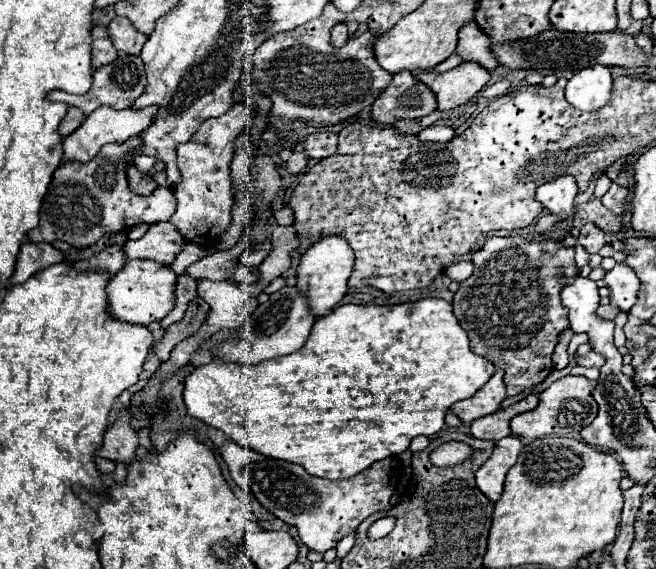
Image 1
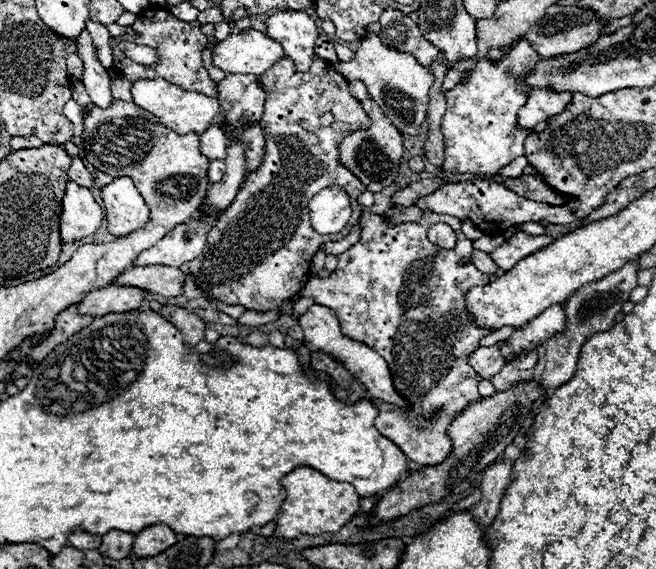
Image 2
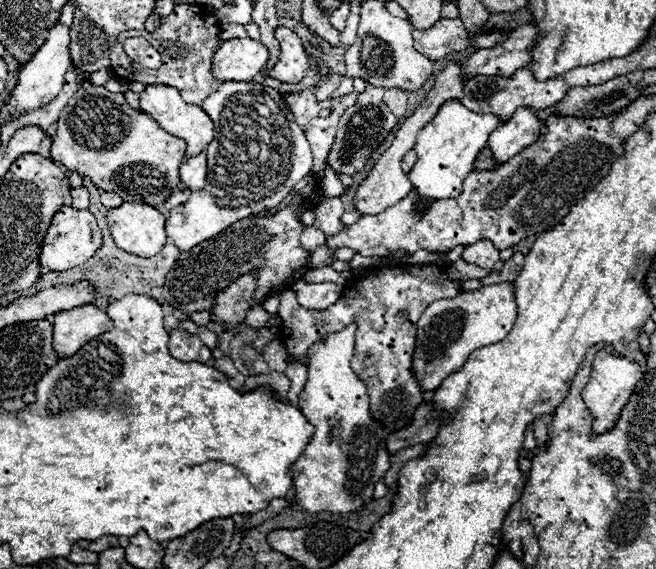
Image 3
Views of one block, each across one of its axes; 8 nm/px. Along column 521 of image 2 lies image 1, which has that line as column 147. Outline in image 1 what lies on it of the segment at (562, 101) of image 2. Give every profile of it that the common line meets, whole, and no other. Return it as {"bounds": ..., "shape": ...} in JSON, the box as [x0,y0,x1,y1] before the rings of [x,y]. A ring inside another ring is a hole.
{"bounds":[62,106,156,164],"shape":[[[100,106],[100,110],[94,110],[90,116],[86,116],[86,120],[82,122],[82,126],[78,130],[74,130],[70,136],[66,136],[62,140],[62,162],[64,164],[66,162],[88,162],[102,150],[102,146],[112,144],[112,142],[120,144],[120,142],[144,132],[152,124],[154,112],[156,112],[156,106],[144,108],[144,110],[132,110],[132,108],[112,110],[108,106]]]}

